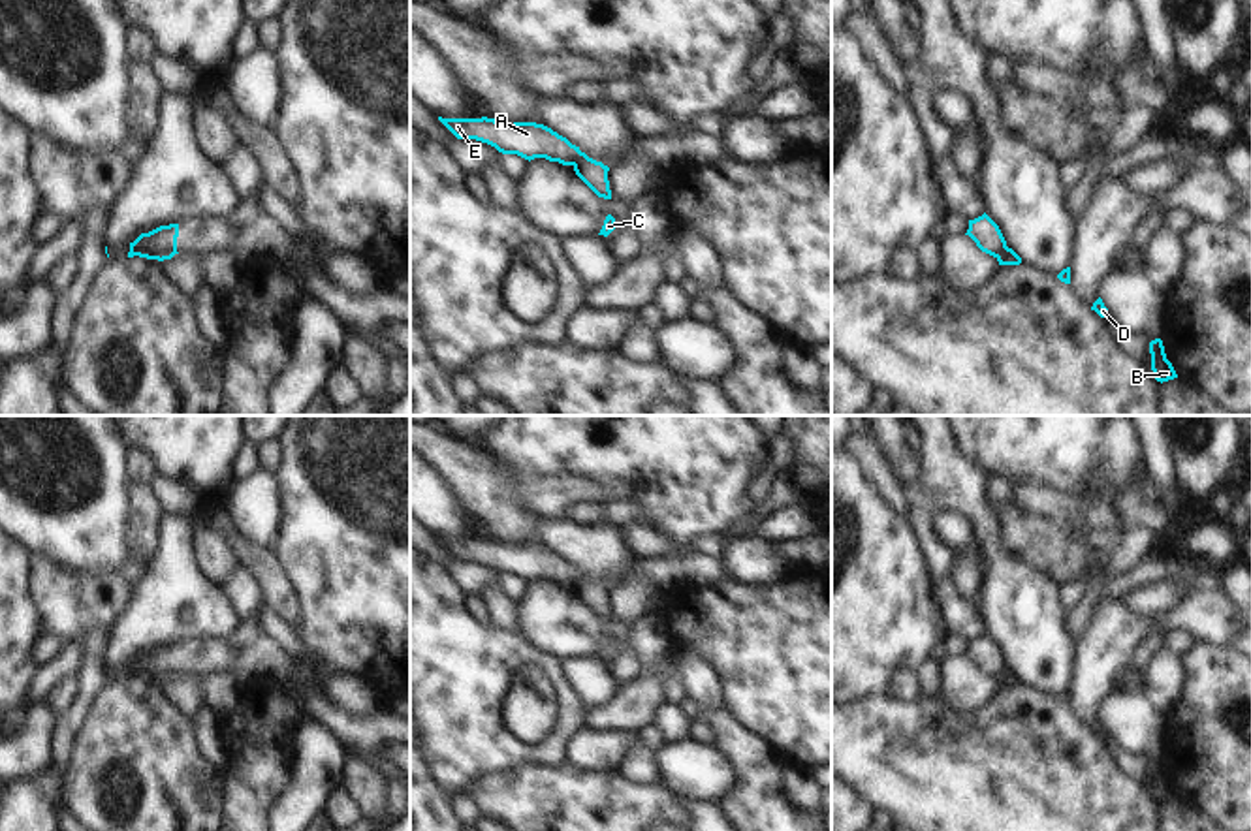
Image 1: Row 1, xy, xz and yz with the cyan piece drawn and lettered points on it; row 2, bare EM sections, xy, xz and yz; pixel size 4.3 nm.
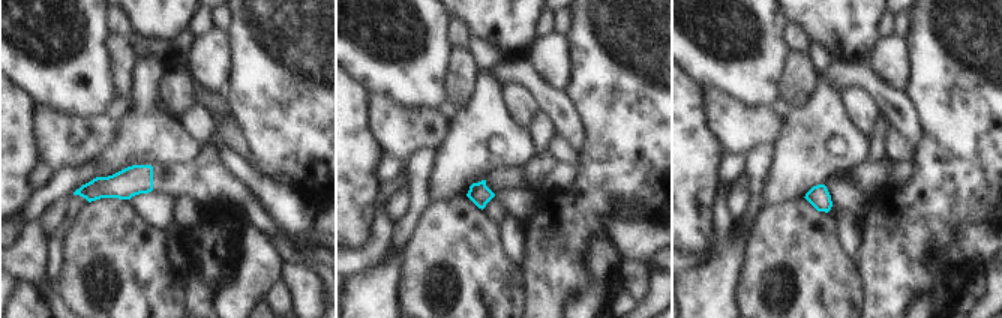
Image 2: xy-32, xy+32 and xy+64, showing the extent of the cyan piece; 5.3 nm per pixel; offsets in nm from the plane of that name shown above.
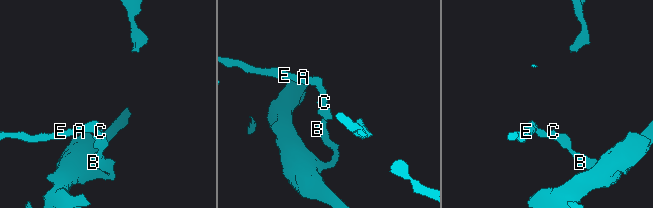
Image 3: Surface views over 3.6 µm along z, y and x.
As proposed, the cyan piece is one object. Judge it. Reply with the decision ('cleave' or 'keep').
cleave

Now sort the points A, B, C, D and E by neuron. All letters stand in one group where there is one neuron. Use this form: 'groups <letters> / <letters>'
groups A E / B C D

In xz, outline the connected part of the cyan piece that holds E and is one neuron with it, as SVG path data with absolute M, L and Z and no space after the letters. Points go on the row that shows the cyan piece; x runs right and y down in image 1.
M442 118L438 120L457 139L476 139L495 147L502 154L517 154L525 160L546 158L562 165L574 165L589 158L579 147L551 128L536 122L504 124L495 118Z

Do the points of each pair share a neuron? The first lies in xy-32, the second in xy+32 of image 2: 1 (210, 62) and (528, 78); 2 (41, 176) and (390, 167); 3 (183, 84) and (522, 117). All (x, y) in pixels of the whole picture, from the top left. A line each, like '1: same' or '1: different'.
1: different
2: same
3: same

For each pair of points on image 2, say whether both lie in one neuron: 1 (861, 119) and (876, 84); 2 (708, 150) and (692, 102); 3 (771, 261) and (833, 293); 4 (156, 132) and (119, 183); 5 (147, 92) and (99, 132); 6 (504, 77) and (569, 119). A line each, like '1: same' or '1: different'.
1: different
2: same
3: same
4: different
5: different
6: same

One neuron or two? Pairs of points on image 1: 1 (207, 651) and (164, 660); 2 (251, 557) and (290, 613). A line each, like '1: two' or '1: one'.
1: one
2: one

